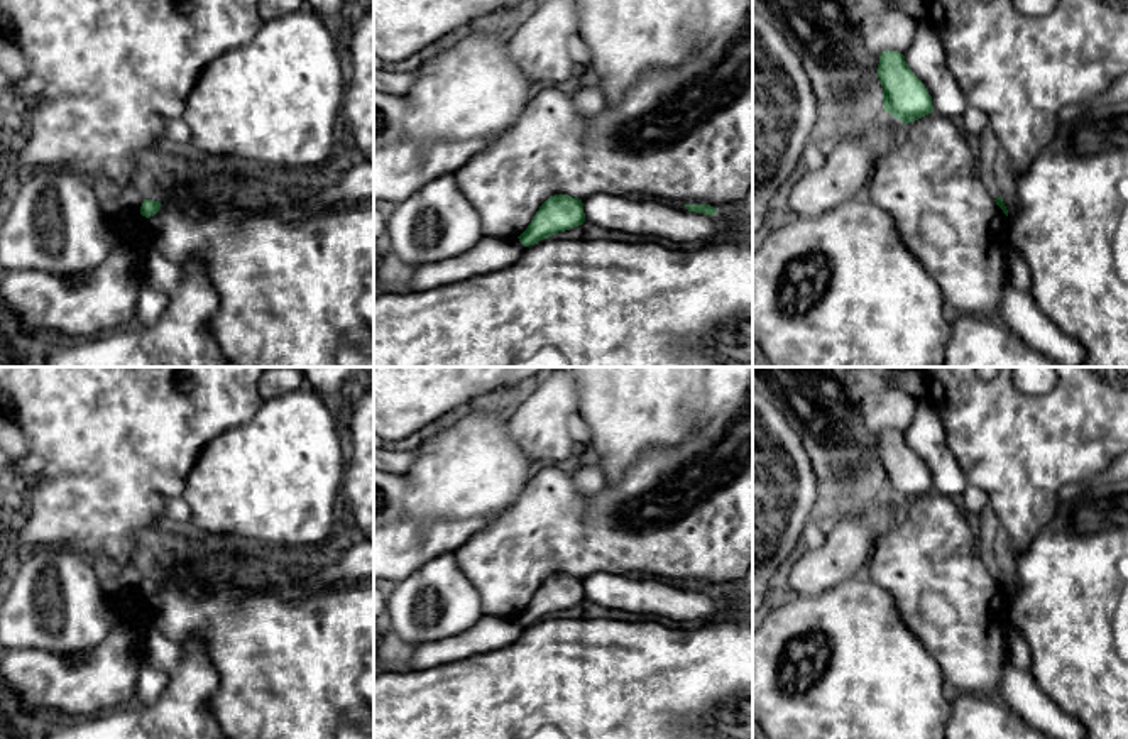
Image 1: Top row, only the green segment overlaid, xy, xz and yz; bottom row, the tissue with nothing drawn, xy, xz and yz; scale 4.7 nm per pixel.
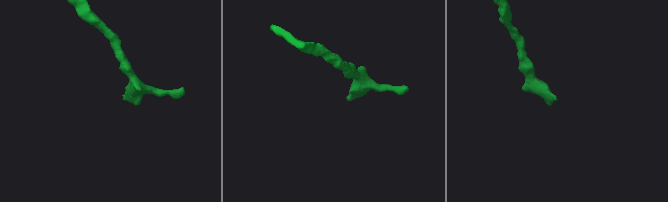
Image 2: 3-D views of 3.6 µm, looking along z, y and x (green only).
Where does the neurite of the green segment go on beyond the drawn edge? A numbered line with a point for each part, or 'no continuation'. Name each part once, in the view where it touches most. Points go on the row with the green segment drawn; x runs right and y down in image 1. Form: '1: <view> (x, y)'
no continuation

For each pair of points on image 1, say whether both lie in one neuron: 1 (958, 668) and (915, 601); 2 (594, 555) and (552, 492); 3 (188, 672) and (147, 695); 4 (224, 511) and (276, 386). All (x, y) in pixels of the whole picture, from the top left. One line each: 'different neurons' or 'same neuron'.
1: same neuron
2: same neuron
3: different neurons
4: different neurons

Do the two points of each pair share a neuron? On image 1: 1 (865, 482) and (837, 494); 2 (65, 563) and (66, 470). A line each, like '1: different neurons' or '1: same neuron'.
1: same neuron
2: different neurons

